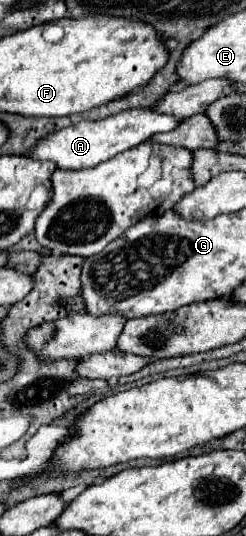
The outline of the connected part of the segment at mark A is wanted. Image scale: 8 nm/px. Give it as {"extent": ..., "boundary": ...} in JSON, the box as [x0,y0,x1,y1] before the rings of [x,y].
{"extent":[27,108,179,170],"boundary":[[[135,108],[135,110],[119,112],[119,114],[103,118],[103,120],[93,120],[93,122],[83,120],[75,126],[55,130],[55,132],[47,134],[45,138],[37,140],[37,144],[31,148],[31,152],[27,156],[33,158],[33,160],[55,162],[55,166],[61,168],[61,170],[93,168],[99,162],[105,162],[119,152],[125,152],[129,148],[139,146],[141,142],[147,142],[157,132],[169,132],[171,128],[175,128],[177,122],[179,122],[179,118],[159,114],[159,112],[149,110],[149,108],[141,108],[141,110]]]}

